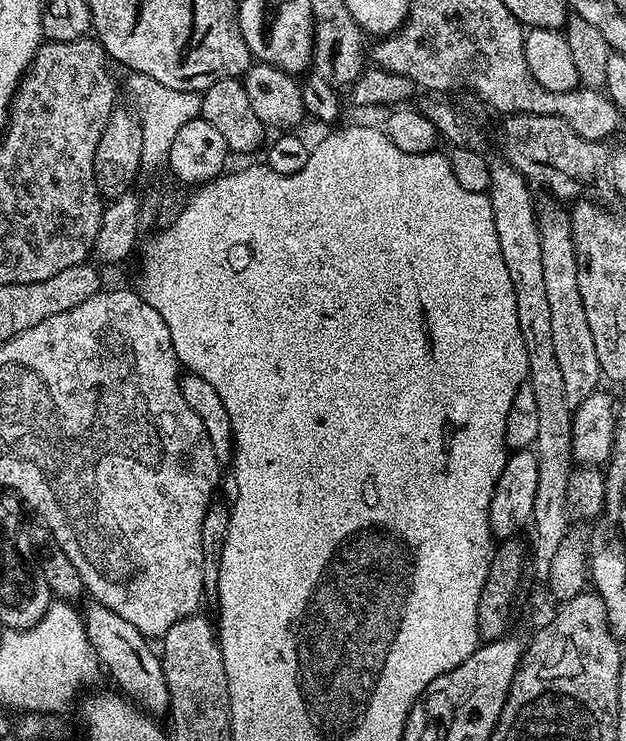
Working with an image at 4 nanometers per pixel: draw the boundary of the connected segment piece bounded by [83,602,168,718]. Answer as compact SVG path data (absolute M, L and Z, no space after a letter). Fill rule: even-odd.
M92 602L89 603L88 614L83 617L84 628L89 636L90 645L97 652L100 667L105 673L112 675L112 680L117 684L119 691L129 701L135 702L145 713L160 718L168 712L168 687L164 671L160 665L157 649L151 648L149 637L142 633L126 618L118 618L114 610Z

